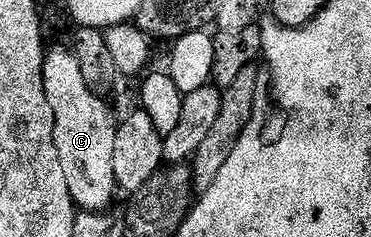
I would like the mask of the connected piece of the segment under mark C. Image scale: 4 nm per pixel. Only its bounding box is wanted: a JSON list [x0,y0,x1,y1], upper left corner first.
[43,48,117,211]

